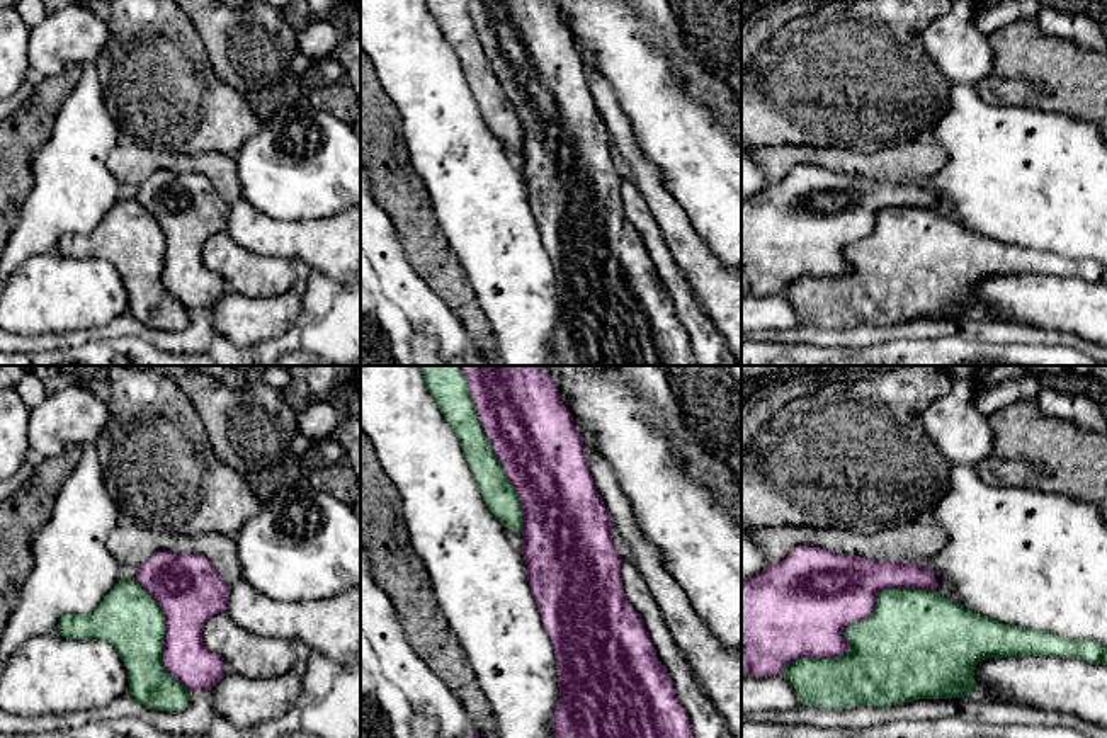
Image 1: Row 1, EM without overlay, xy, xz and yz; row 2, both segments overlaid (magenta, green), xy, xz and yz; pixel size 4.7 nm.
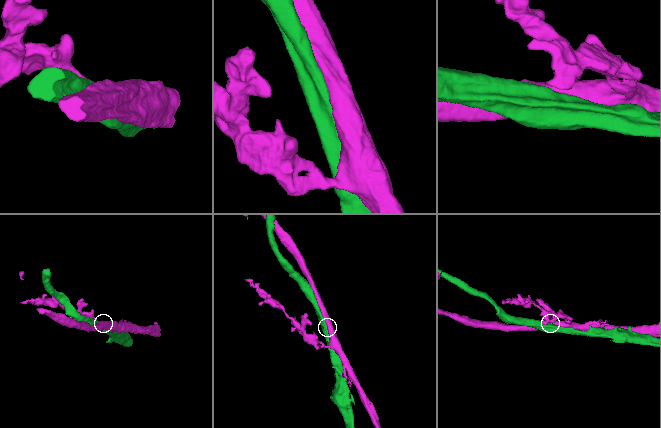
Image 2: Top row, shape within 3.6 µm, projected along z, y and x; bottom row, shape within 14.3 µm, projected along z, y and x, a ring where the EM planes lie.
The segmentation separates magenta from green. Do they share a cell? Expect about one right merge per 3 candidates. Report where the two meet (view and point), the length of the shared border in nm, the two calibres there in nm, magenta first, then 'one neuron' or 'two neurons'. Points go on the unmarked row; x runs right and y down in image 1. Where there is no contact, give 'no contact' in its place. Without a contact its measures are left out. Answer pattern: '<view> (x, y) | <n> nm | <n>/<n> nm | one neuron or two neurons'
yz (852, 242) | 800 nm | 460/440 nm | two neurons

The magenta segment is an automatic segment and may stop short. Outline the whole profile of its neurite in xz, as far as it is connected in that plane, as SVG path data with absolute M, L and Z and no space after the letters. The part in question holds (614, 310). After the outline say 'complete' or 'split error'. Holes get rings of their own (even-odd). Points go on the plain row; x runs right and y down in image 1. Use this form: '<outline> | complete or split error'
M468 0L478 39L524 128L522 173L542 245L554 265L559 318L551 347L559 366L697 366L689 335L626 218L612 138L595 109L583 60L553 0Z | complete

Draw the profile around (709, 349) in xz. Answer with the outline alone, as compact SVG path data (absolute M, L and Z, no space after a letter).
M622 180L621 197L626 218L641 236L656 275L673 303L675 315L689 335L697 366L740 366L714 321L694 296L638 187Z

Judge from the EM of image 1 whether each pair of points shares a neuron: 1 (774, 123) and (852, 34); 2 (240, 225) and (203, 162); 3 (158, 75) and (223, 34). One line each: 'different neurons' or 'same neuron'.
1: same neuron
2: different neurons
3: different neurons

